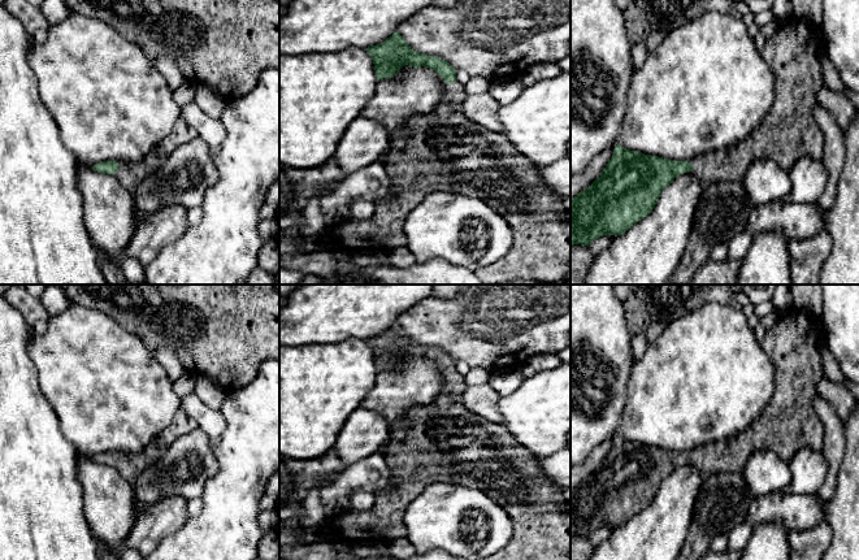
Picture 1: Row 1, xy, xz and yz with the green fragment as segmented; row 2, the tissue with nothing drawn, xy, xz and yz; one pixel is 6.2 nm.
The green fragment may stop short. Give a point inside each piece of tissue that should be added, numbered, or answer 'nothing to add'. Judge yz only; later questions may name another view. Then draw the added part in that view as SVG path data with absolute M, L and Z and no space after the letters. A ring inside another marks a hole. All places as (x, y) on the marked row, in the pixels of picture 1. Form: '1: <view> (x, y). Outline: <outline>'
1: yz (789, 130). Outline: M795 16L777 26L760 52L775 77L775 101L765 118L747 138L730 147L698 156L691 161L693 170L706 185L742 182L747 166L756 159L771 159L785 170L790 169L799 156L823 159L824 134L815 120L817 92L824 84L820 64L824 52L821 40L820 27Z

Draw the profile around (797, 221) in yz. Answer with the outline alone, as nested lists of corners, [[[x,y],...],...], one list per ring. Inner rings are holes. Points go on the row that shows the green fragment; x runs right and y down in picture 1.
[[[781,203],[752,207],[751,234],[778,230],[790,242],[812,238],[825,231],[824,210],[819,204]]]

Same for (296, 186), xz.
[[[333,157],[308,169],[279,164],[279,218],[303,213],[313,196],[327,185],[338,185],[343,178],[339,164]]]

